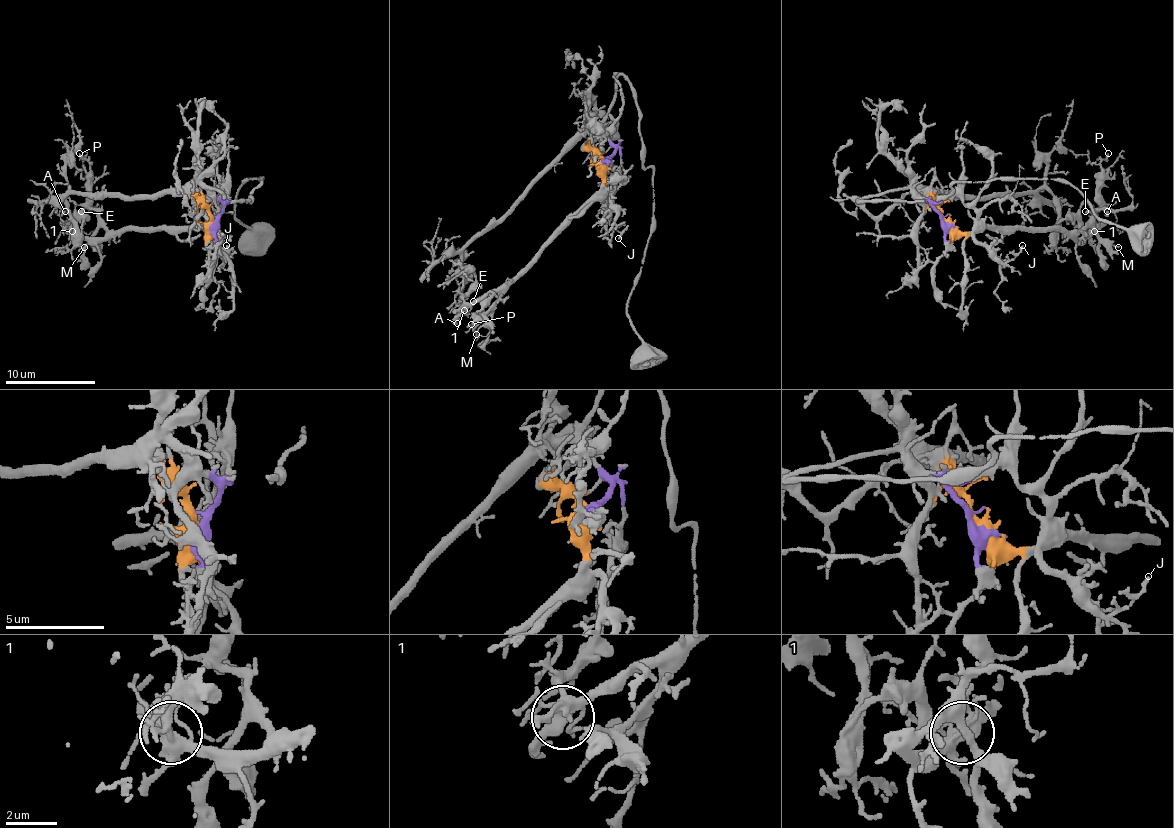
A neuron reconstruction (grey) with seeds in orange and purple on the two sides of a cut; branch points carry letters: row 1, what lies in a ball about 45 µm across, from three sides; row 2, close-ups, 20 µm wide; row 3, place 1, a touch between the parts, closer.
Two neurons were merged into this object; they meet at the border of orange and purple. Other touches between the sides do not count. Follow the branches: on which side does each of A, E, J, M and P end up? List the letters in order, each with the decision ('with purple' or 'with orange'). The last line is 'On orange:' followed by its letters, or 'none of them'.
A: with orange
E: with orange
J: with orange
M: with orange
P: with orange
On orange: A, E, J, M, P

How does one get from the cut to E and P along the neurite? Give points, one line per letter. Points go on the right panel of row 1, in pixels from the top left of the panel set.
E: (943, 215), (957, 229), (1060, 229), (1073, 238), (1085, 238), (1094, 229), (1094, 215), (1085, 211)
P: (943, 215), (957, 229), (973, 231), (1078, 231), (1100, 206), (1100, 161), (1107, 153)

